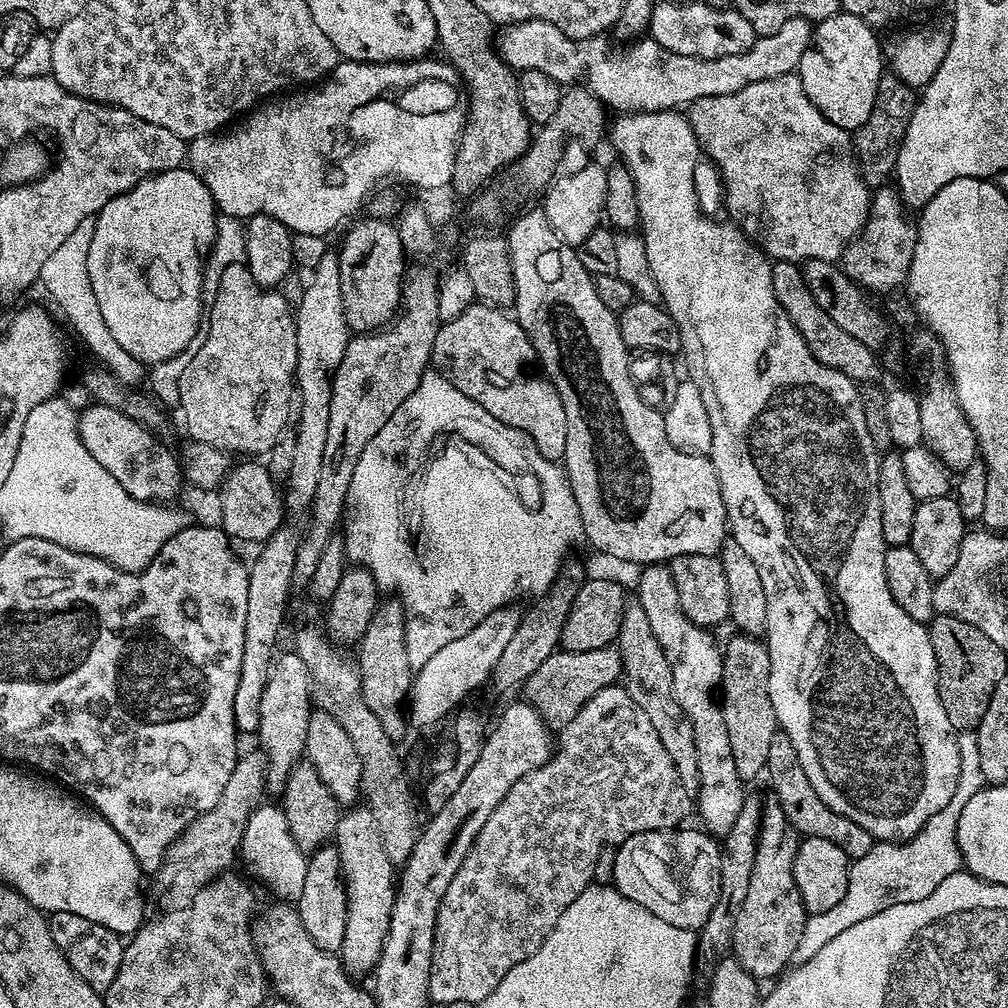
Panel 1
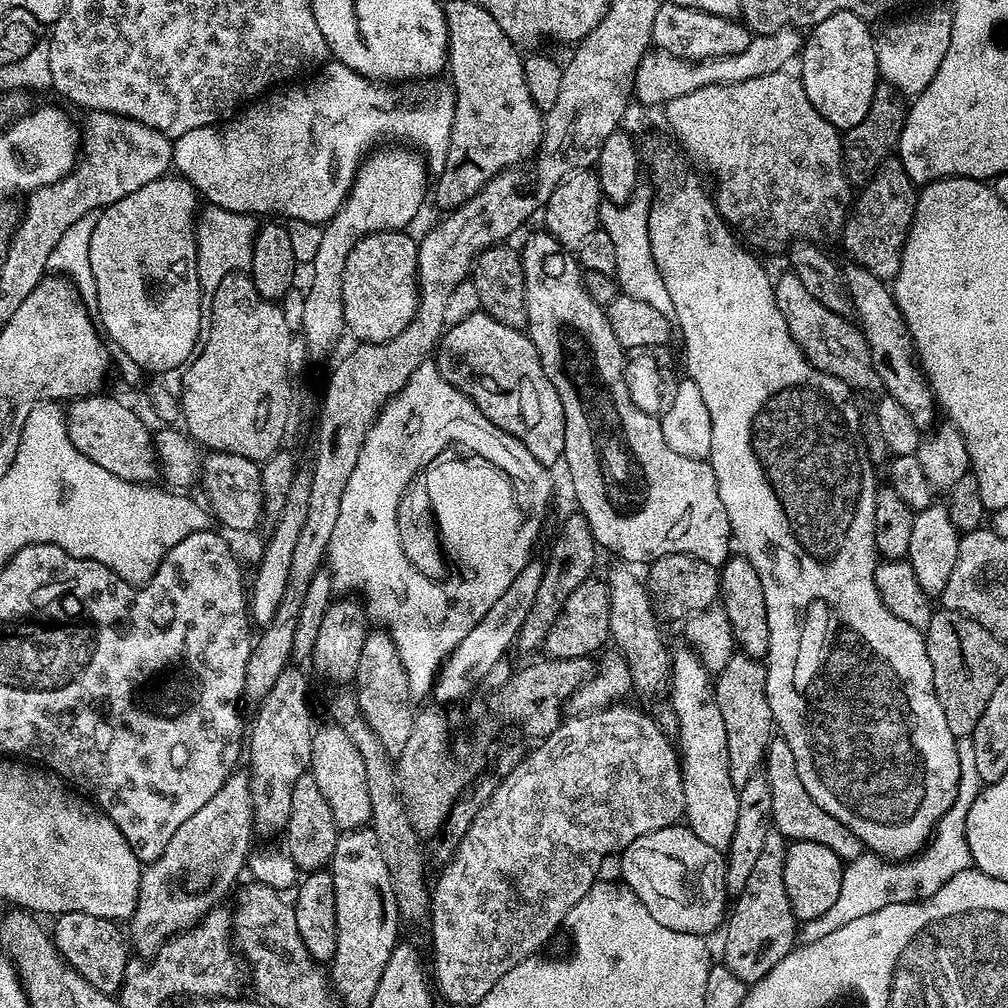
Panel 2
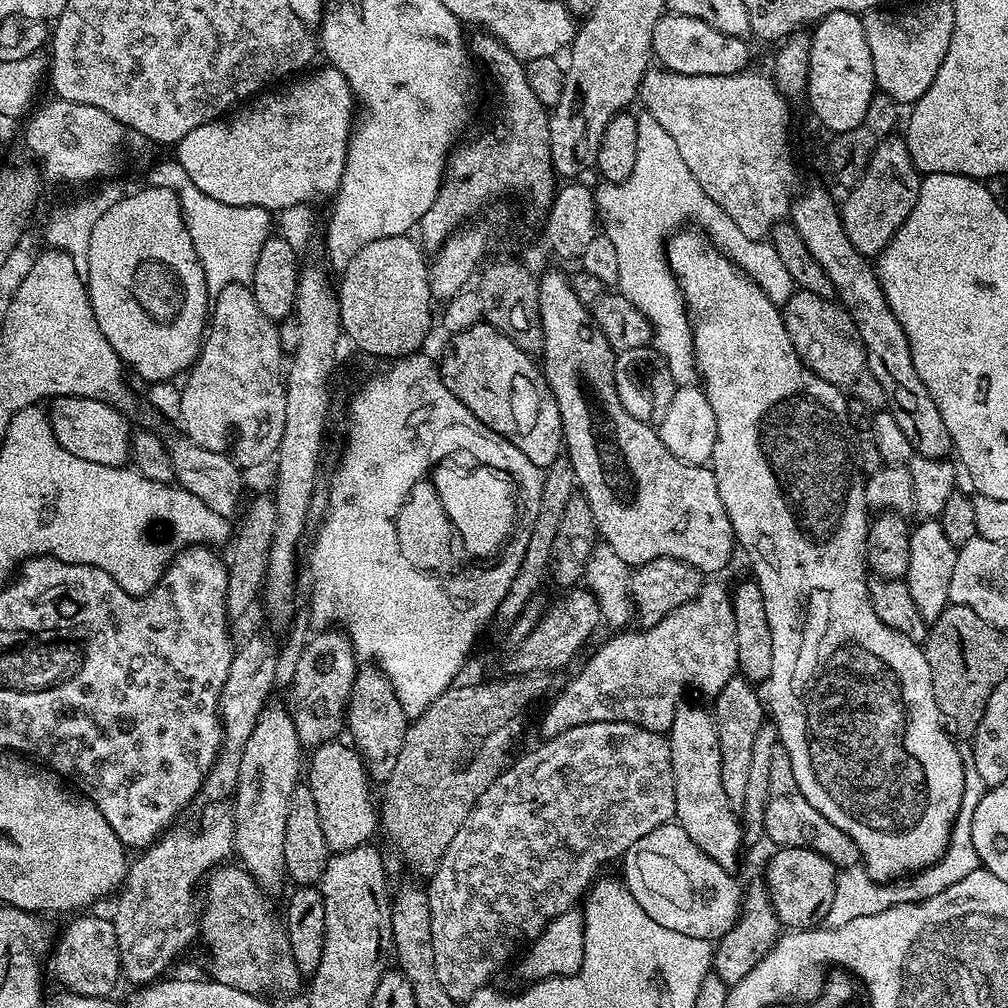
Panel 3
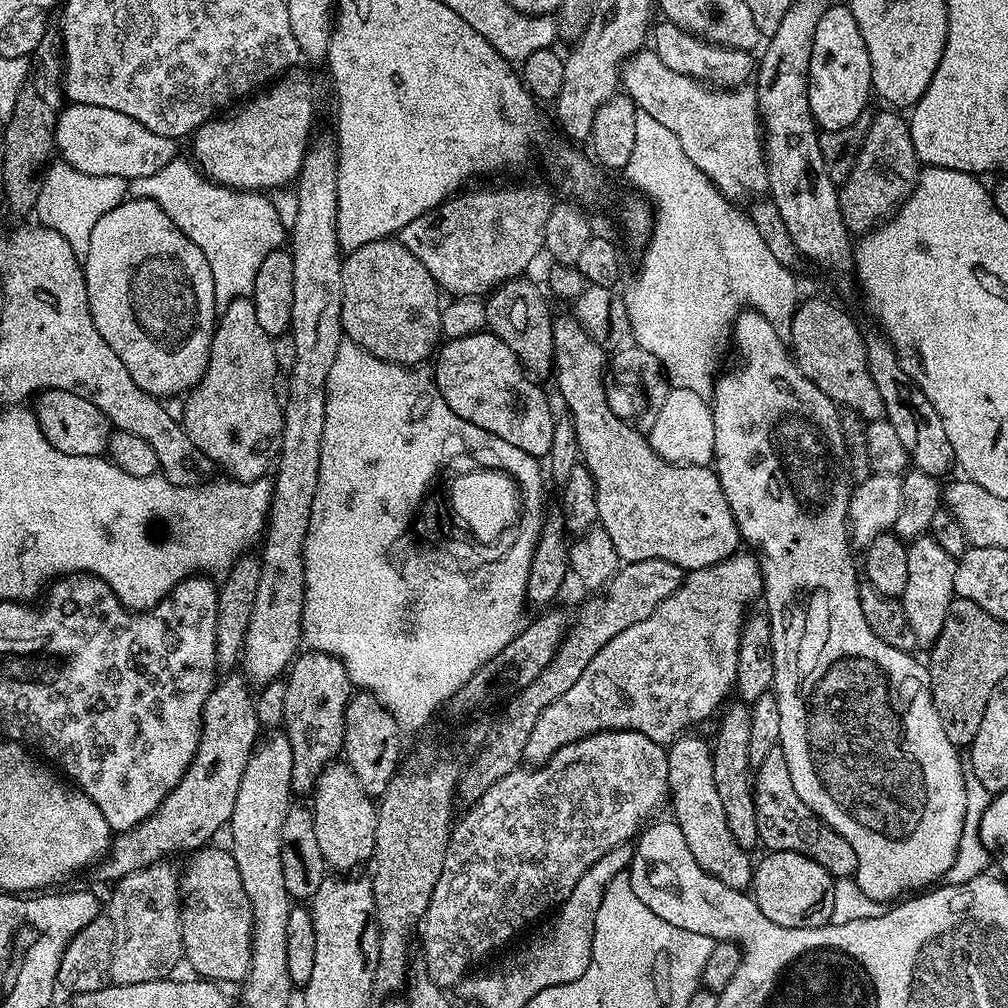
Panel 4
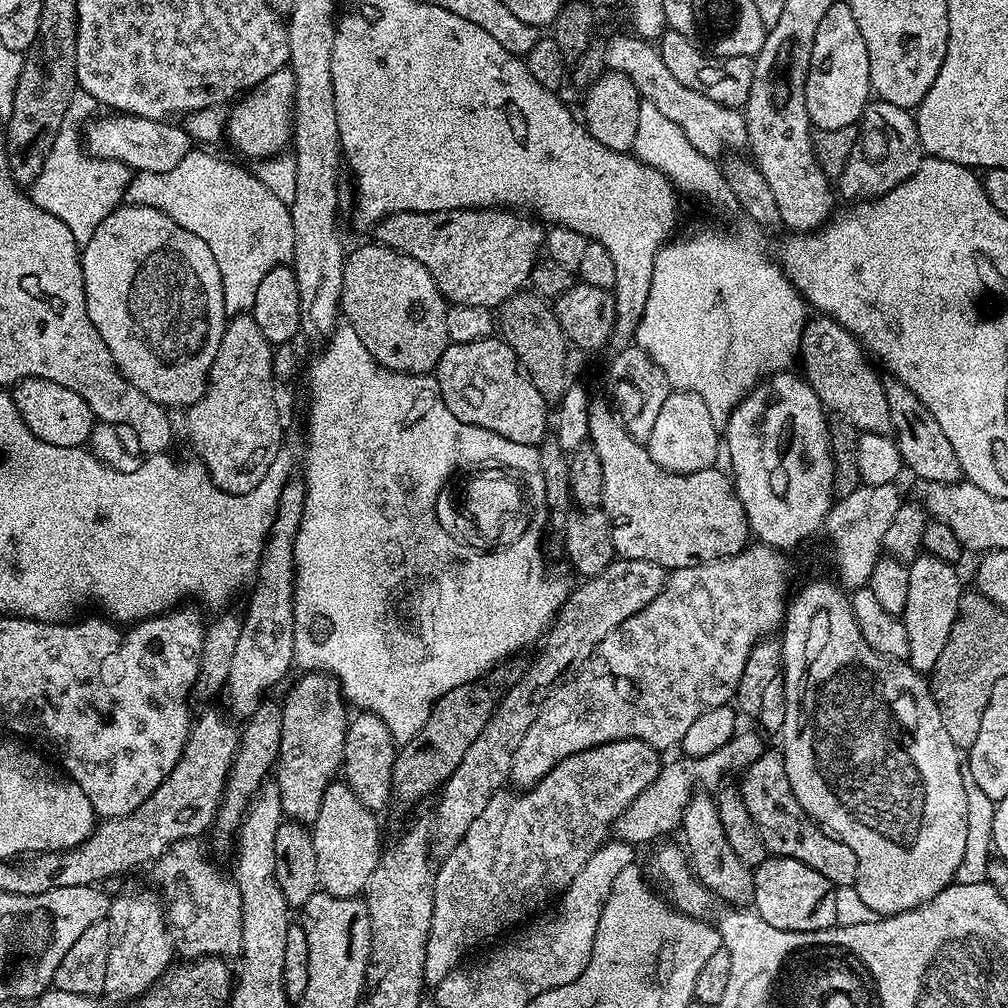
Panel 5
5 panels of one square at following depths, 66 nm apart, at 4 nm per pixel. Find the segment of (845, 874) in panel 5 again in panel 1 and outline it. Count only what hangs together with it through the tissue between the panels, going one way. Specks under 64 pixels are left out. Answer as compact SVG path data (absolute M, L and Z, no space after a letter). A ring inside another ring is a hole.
M777 730L770 742L767 776L769 782L772 783L772 792L776 795L773 796L775 803L782 806L786 818L790 818L790 822L796 827L801 837L827 838L829 842L834 842L834 846L844 851L849 861L863 858L872 849L874 841L869 832L862 830L858 822L850 822L850 818L830 810L830 806L826 806L822 798L818 798L814 786L810 786L810 778L806 778L806 773L802 770L802 762L798 762L794 742L790 742L785 732Z

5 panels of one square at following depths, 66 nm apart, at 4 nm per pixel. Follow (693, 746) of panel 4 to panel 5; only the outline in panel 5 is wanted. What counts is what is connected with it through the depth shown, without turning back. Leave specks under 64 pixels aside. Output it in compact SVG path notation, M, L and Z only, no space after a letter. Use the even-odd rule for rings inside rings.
M711 795L693 797L684 812L682 833L688 843L686 856L690 861L690 867L700 883L705 884L711 890L717 901L725 900L725 905L734 908L748 908L755 901L753 869L747 868L734 854L729 840L726 838L726 830L722 830L722 818L718 818L718 806Z

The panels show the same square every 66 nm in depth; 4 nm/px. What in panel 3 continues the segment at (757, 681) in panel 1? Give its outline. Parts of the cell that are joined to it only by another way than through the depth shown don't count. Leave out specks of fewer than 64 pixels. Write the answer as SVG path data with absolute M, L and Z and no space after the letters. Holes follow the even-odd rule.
M737 674L722 686L722 690L714 698L714 715L716 717L716 729L718 730L718 744L722 750L722 787L726 789L726 798L730 798L730 806L739 809L746 802L746 781L750 771L750 761L754 751L758 730L766 723L766 704L758 693L757 685L751 680L745 680L743 676Z

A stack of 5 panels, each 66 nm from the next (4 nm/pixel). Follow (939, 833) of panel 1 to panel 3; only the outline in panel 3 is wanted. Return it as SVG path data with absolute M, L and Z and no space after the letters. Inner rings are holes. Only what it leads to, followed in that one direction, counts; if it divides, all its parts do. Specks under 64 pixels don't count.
M961 743L959 750L964 771L962 806L958 810L955 822L952 823L952 833L948 839L948 848L944 856L937 864L932 864L929 868L923 868L920 872L911 873L907 878L891 882L874 879L868 873L868 869L863 866L839 869L834 886L834 903L830 905L830 914L826 914L823 927L846 926L846 922L854 922L854 918L882 914L882 910L893 908L895 904L918 904L921 900L929 900L934 898L934 894L942 894L942 890L954 886L954 882L962 882L966 874L974 874L974 870L982 866L978 858L978 850L974 850L972 823L974 822L974 810L980 799L984 797L986 789L974 763L974 750L971 743Z

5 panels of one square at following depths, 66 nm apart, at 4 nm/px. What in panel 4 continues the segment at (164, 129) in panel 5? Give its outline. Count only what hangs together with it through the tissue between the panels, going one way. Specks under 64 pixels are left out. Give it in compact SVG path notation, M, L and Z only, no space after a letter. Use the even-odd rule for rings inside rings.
M69 103L56 123L55 151L59 159L87 176L121 176L129 182L134 178L146 178L146 174L155 174L166 162L177 159L176 144L173 137L154 134L154 130L146 130L146 126L130 118L130 114L118 114L118 110L106 110L106 106Z

